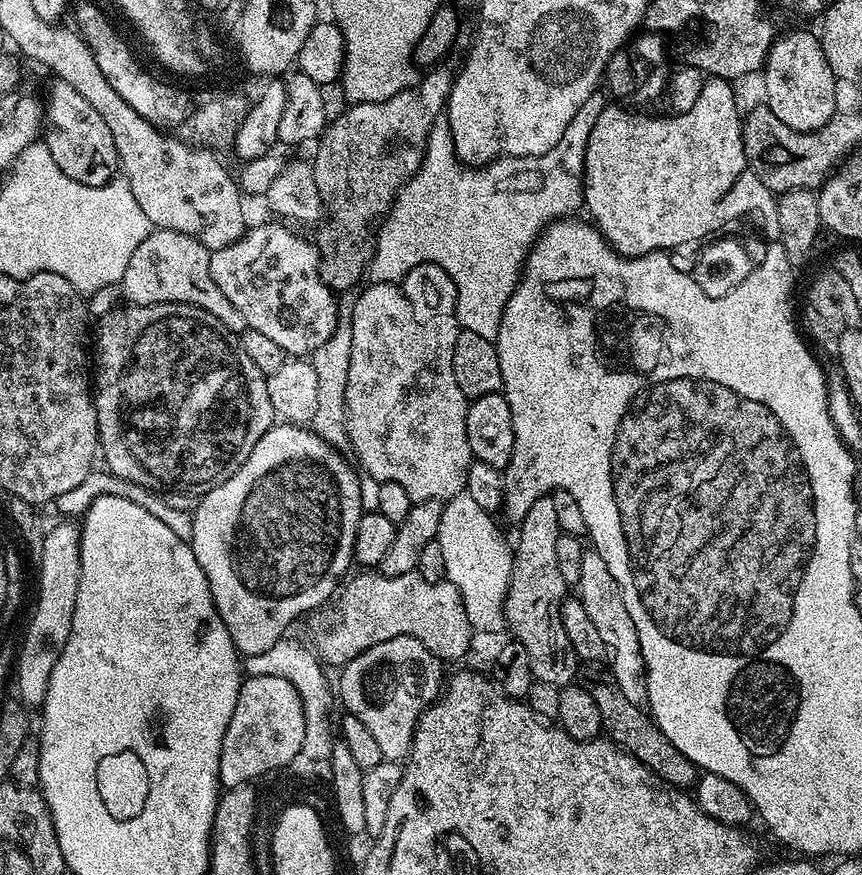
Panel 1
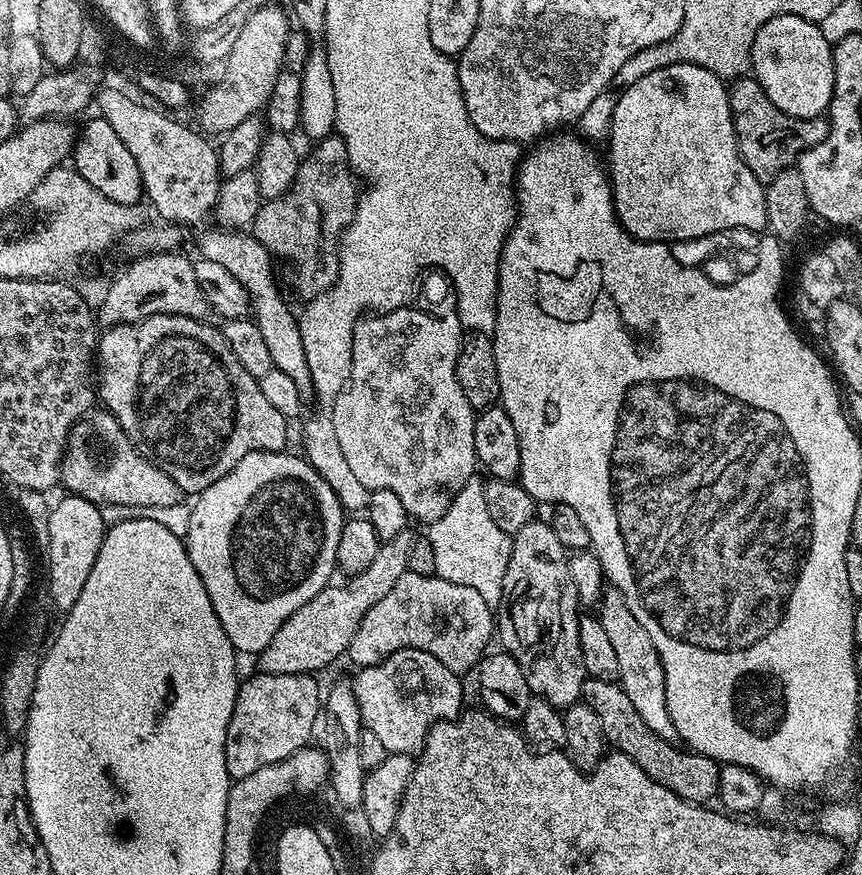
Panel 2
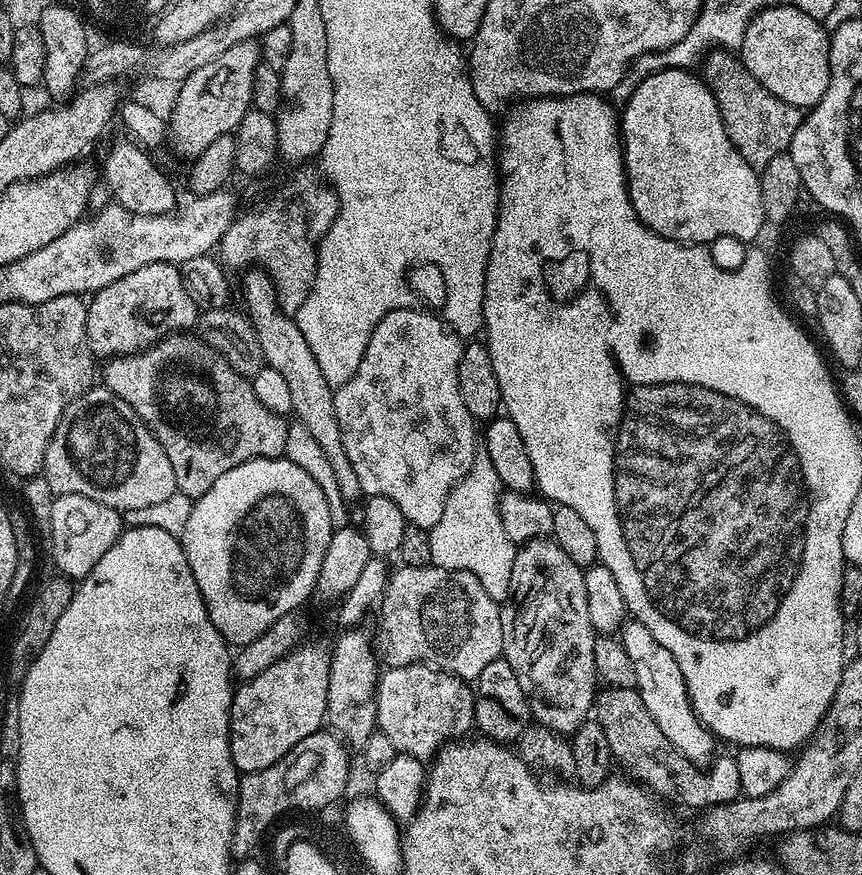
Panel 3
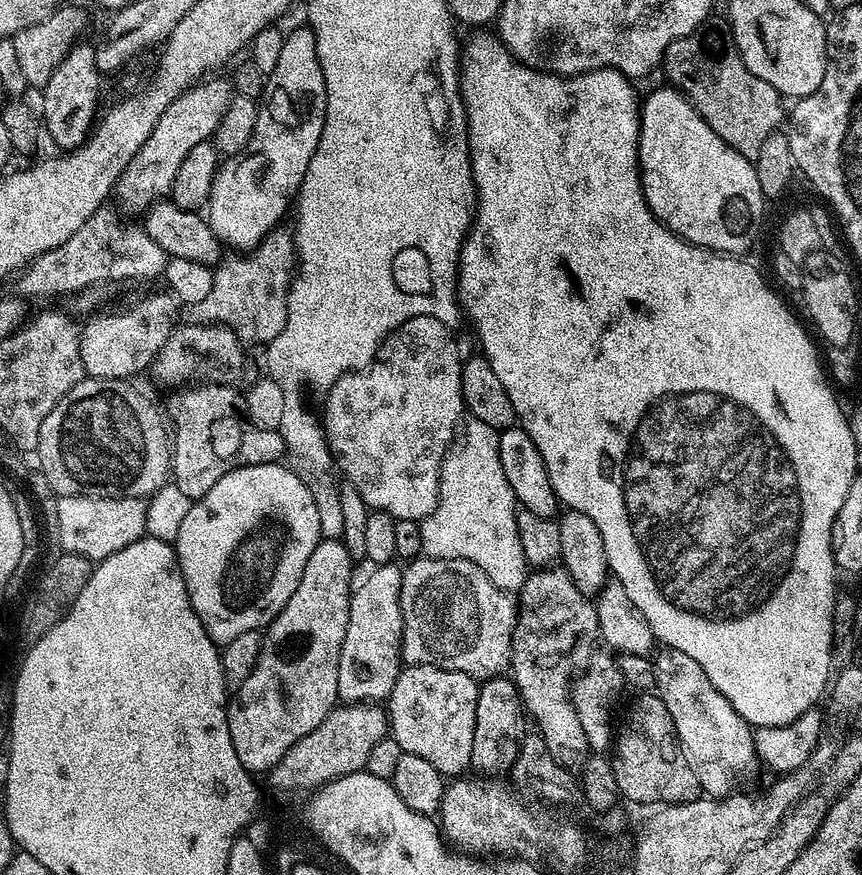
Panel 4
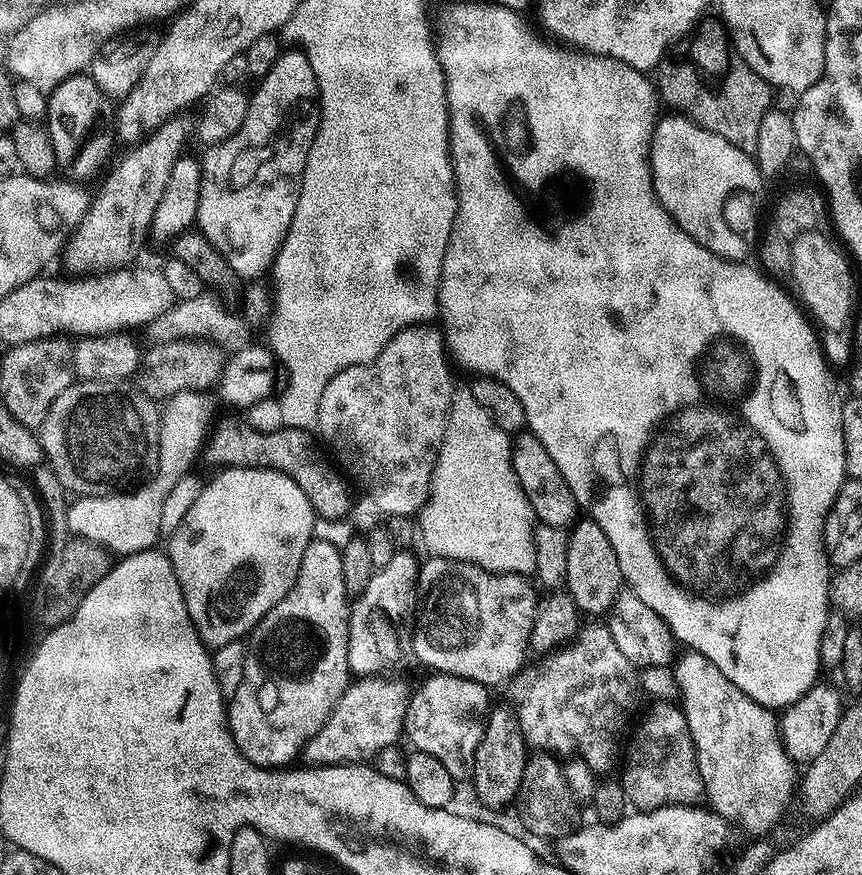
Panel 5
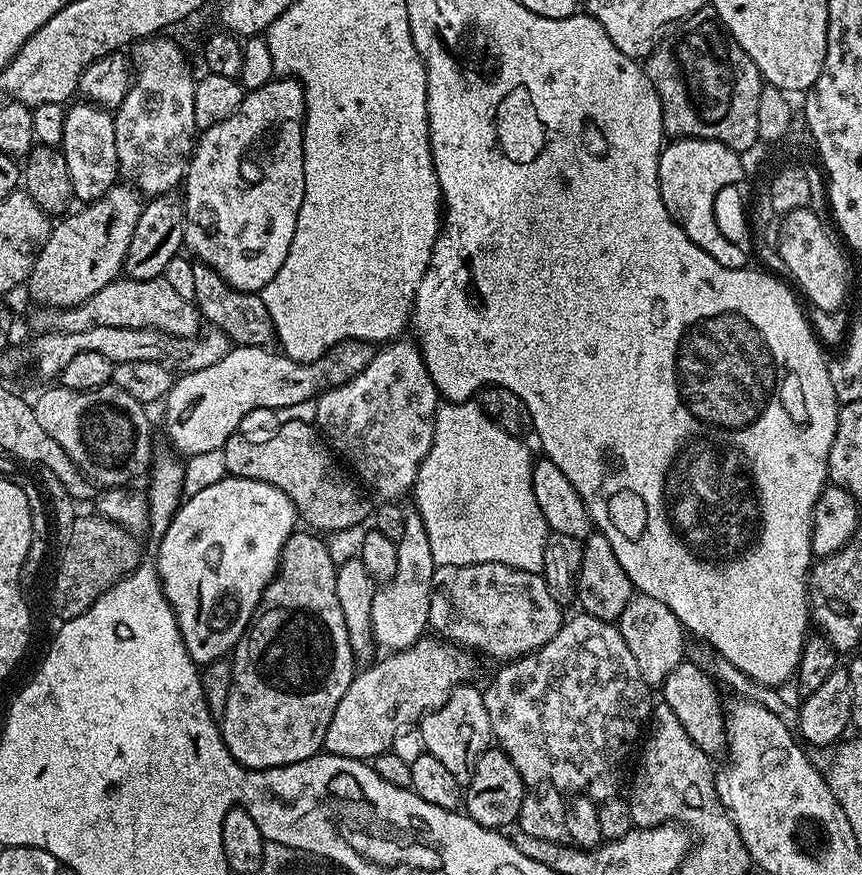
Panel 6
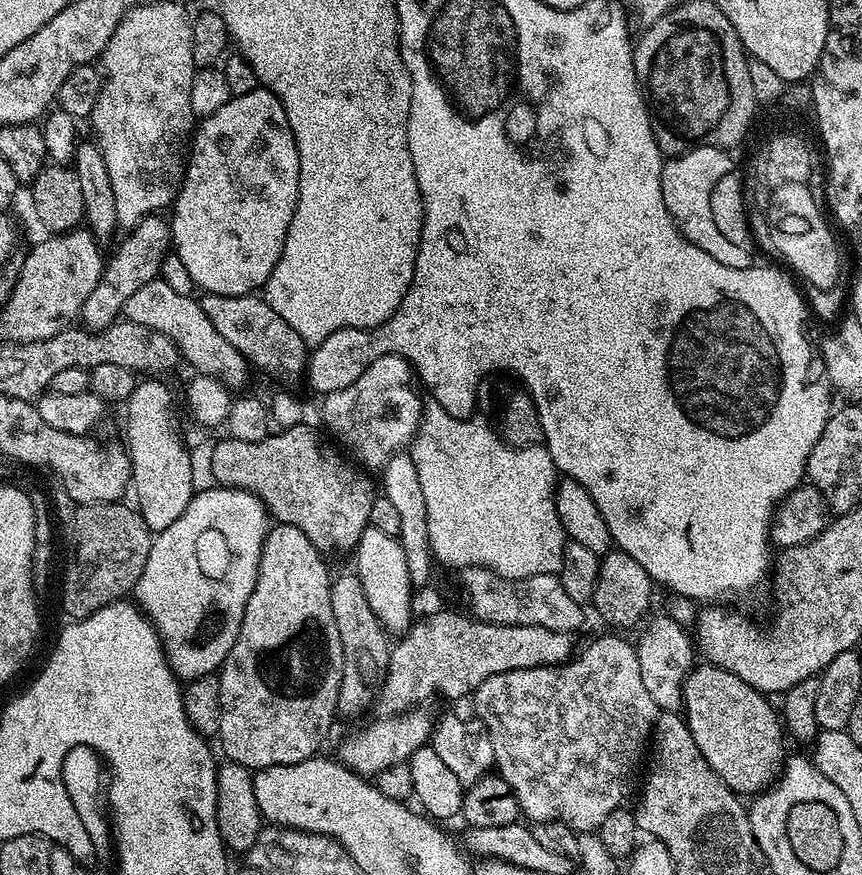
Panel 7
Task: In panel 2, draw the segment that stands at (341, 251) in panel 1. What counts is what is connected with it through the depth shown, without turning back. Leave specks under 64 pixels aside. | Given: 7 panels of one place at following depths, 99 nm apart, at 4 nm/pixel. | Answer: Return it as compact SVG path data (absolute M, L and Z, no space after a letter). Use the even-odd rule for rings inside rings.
M333 134L317 141L314 148L332 152L332 160L328 156L305 155L288 191L273 200L264 200L250 225L251 236L273 257L288 259L292 284L304 302L313 300L336 281L340 269L340 238L356 213L360 193L339 136Z

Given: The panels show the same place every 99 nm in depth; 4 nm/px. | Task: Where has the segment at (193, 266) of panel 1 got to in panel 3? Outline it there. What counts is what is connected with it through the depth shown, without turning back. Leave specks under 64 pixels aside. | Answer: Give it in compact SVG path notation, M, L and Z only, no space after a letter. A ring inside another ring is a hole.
M154 262L150 266L142 266L134 270L134 274L126 274L126 278L118 278L118 282L110 282L110 286L102 286L102 290L91 293L87 301L86 338L93 357L107 362L114 356L129 356L149 348L166 336L183 333L196 327L198 309L194 298L186 294L186 286L182 286L179 267L175 264Z

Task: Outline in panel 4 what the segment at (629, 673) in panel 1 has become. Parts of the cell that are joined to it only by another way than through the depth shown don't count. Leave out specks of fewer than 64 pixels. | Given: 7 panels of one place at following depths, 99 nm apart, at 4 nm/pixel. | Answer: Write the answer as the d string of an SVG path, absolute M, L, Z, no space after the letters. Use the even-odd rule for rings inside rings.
M667 646L659 650L661 652L657 651L654 656L656 665L654 688L674 722L674 730L680 740L682 754L686 754L686 762L690 762L698 778L701 793L708 798L723 798L735 789L732 787L735 786L739 776L744 776L747 772L758 768L754 729L736 713L734 706L730 706L728 699L714 687L710 678L706 678L706 670L702 670L702 666L698 666L698 662L690 658L690 654L682 654L682 650L674 650Z

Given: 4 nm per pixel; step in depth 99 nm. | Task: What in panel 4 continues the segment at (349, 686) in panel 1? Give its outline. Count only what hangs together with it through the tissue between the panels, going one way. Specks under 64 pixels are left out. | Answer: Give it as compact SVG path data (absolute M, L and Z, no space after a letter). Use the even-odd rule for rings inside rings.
M429 664L405 667L386 701L390 735L404 752L426 758L446 778L463 777L472 763L479 689L480 684L470 674Z

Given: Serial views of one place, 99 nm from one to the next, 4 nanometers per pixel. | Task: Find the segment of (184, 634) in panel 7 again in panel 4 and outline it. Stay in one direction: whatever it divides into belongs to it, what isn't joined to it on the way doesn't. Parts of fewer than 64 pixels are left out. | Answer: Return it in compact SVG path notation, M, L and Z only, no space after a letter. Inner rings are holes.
M277 462L232 469L222 478L218 478L218 482L214 482L210 494L206 494L193 503L190 514L186 514L186 519L178 529L178 538L174 541L174 547L186 582L188 597L194 606L194 614L198 614L206 634L217 646L234 642L234 638L238 638L238 634L267 629L273 618L282 610L282 606L286 606L286 602L290 602L290 594L294 594L294 590L298 590L298 582L302 582L302 570L306 570L306 558L310 558L310 554L314 554L314 546L318 546L318 542L322 539L318 526L318 506L314 502L310 490L291 467L283 468L282 465L283 463Z

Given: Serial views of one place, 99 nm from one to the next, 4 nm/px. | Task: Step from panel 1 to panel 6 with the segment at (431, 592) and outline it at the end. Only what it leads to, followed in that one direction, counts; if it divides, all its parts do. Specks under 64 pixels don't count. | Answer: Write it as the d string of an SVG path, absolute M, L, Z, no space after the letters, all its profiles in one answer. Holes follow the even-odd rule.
M486 562L470 566L439 566L434 574L428 628L439 639L446 640L449 644L459 644L481 657L493 656L500 660L496 662L507 662L527 656L529 652L546 646L546 642L550 642L554 634L558 634L565 619L565 609L554 602L554 594L550 594L541 573Z

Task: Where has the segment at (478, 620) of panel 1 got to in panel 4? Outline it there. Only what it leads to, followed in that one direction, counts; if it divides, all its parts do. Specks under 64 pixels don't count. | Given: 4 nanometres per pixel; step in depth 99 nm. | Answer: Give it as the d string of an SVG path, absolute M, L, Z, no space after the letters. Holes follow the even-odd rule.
M468 418L463 421L458 432L458 439L449 448L440 467L440 493L438 506L420 525L423 555L435 560L465 560L474 562L502 590L513 594L519 593L526 575L526 561L522 554L522 542L518 538L516 514L518 505L510 482L506 482L506 473L502 471L502 458L498 458L497 429L486 426L486 422Z

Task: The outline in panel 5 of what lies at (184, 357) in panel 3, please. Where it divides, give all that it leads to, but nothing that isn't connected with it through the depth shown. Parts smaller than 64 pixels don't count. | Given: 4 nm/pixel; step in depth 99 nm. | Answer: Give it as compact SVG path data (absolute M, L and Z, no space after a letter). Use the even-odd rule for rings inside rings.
M243 419L224 420L219 424L220 421L211 429L210 439L206 444L206 456L208 452L209 458L220 464L216 466L269 468L281 472L286 474L286 478L298 482L299 489L302 494L306 494L319 519L342 520L349 515L347 512L352 508L352 496L348 493L349 481L341 475L337 465L327 455L324 457L320 453L321 445L312 441L311 431L282 427L277 432L259 432Z

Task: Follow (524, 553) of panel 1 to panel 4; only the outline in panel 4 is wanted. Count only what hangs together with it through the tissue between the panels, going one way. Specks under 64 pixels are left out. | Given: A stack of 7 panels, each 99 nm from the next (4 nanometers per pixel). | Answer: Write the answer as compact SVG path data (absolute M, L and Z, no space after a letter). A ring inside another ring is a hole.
M549 566L529 571L524 577L524 584L518 593L518 611L514 638L512 639L511 679L515 680L520 691L520 699L524 702L527 715L536 719L538 735L546 742L546 750L558 762L558 766L579 773L580 767L590 755L586 730L582 730L582 721L572 705L572 686L577 676L588 666L594 655L592 639L600 634L598 614L595 603L578 590L571 575L563 566Z

